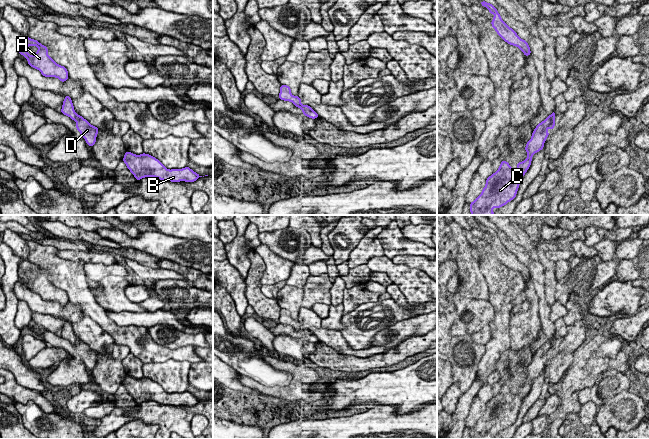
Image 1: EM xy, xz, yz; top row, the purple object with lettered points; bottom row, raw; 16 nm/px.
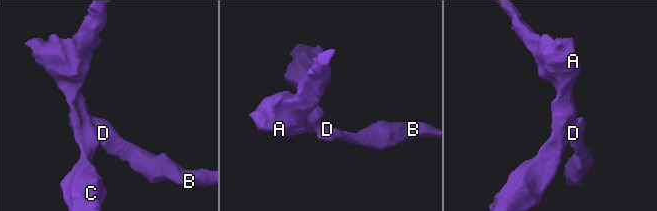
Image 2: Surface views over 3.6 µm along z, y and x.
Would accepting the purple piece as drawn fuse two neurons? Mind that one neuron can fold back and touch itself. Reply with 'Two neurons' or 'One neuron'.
Two neurons

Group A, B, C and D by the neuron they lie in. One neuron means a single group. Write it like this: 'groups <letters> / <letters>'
groups A C / B D

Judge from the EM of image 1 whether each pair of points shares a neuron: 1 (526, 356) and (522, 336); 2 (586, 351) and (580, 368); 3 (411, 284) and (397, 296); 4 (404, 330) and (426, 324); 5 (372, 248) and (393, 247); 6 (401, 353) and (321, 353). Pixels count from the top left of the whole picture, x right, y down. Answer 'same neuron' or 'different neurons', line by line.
1: different neurons
2: different neurons
3: different neurons
4: same neuron
5: different neurons
6: same neuron

